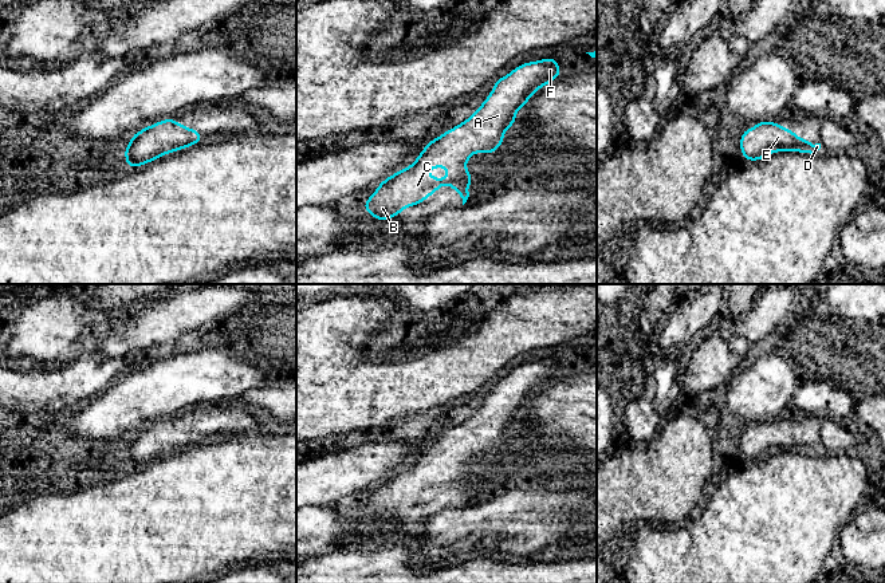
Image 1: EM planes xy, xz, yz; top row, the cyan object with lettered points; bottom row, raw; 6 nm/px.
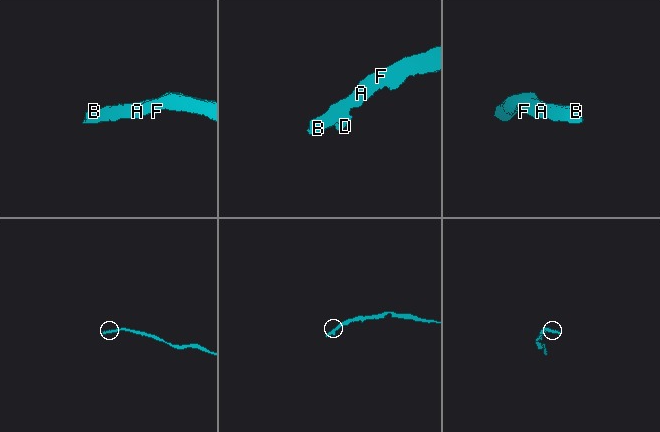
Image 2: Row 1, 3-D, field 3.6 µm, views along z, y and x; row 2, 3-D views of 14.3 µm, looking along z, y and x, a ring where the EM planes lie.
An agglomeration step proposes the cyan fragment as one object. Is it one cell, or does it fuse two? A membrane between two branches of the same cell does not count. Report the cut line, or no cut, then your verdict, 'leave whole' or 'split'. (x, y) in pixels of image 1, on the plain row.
cut none; leave whole

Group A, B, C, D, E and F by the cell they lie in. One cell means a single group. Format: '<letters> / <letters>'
A B C D E F

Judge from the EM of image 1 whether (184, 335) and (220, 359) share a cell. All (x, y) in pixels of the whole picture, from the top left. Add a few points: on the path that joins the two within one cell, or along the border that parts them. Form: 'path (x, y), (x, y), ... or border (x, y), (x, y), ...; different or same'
border (209, 347), (176, 354); different

